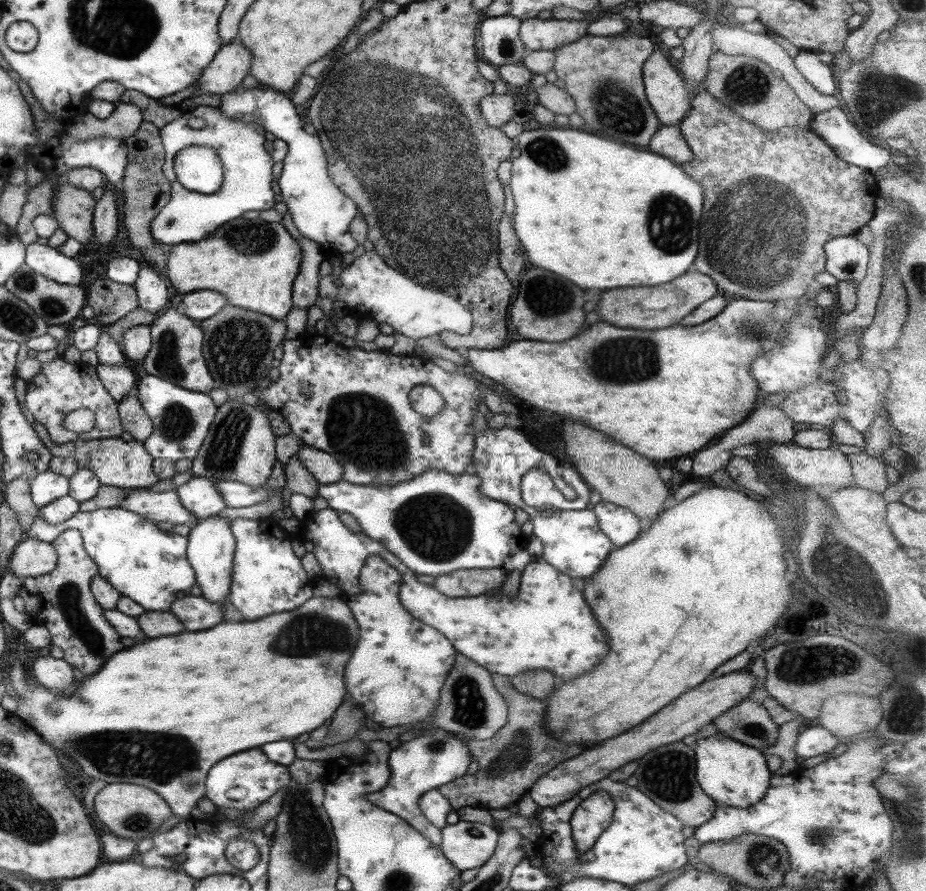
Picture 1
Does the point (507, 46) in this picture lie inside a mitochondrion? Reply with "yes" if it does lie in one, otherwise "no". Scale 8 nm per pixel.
yes

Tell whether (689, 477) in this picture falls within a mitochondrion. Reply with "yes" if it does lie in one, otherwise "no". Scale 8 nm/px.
no

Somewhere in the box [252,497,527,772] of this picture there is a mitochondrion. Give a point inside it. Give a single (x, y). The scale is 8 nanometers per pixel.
(301, 637)

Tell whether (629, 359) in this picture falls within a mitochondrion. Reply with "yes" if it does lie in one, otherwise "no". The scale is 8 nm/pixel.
yes

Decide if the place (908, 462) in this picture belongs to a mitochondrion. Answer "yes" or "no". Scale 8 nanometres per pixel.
no

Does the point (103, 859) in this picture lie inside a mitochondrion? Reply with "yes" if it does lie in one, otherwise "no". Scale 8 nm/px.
no

